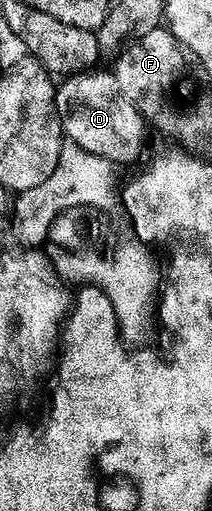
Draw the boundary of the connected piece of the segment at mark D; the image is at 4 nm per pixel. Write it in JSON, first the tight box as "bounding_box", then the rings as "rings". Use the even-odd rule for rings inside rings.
{"bounding_box":[56,71,146,166],"rings":[[[98,71],[80,72],[59,81],[56,112],[60,116],[60,125],[64,127],[65,137],[82,146],[82,150],[90,150],[90,154],[98,154],[116,166],[128,164],[140,156],[146,121],[133,104],[122,98],[115,71]]]}

